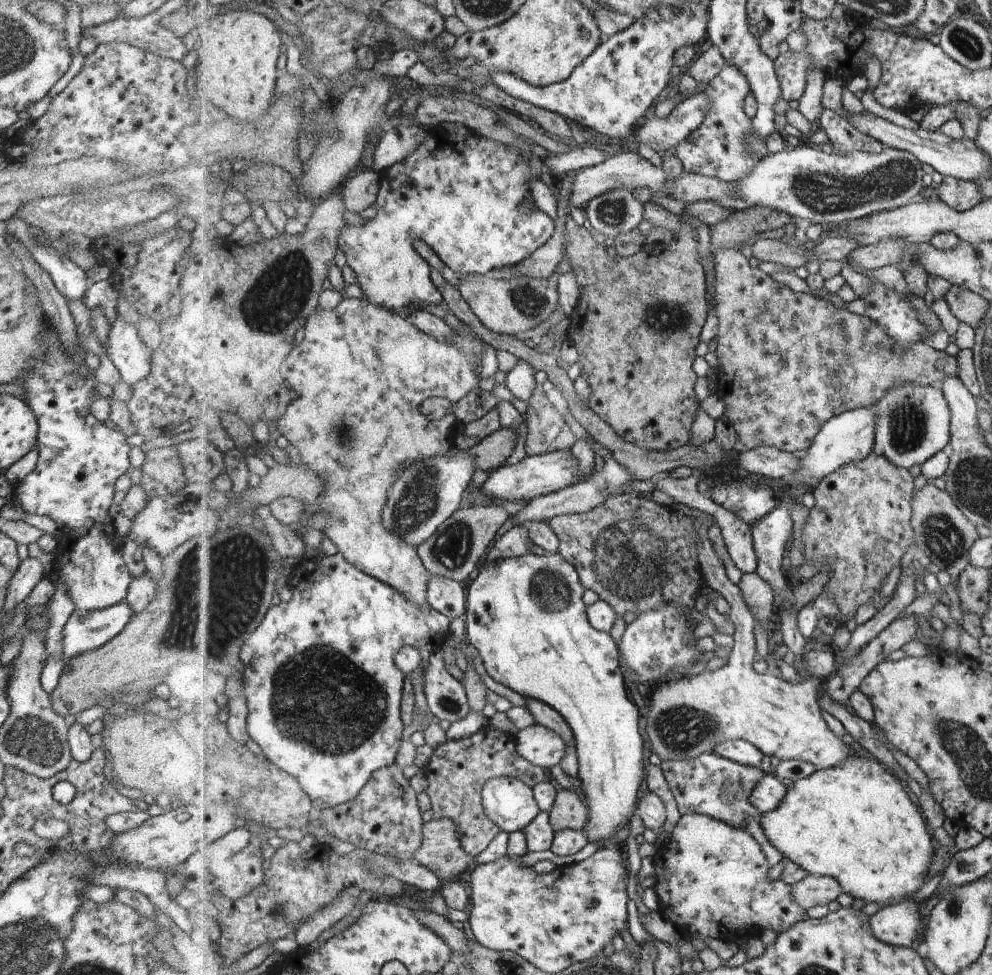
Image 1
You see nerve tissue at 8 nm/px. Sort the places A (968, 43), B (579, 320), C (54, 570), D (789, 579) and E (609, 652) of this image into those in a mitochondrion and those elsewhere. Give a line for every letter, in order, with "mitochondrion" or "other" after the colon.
A: mitochondrion
B: other
C: other
D: other
E: other

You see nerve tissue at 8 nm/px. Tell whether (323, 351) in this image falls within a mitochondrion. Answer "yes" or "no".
no

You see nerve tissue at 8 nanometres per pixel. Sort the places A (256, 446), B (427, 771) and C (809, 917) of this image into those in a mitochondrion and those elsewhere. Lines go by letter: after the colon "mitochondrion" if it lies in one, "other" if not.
A: other
B: other
C: other

